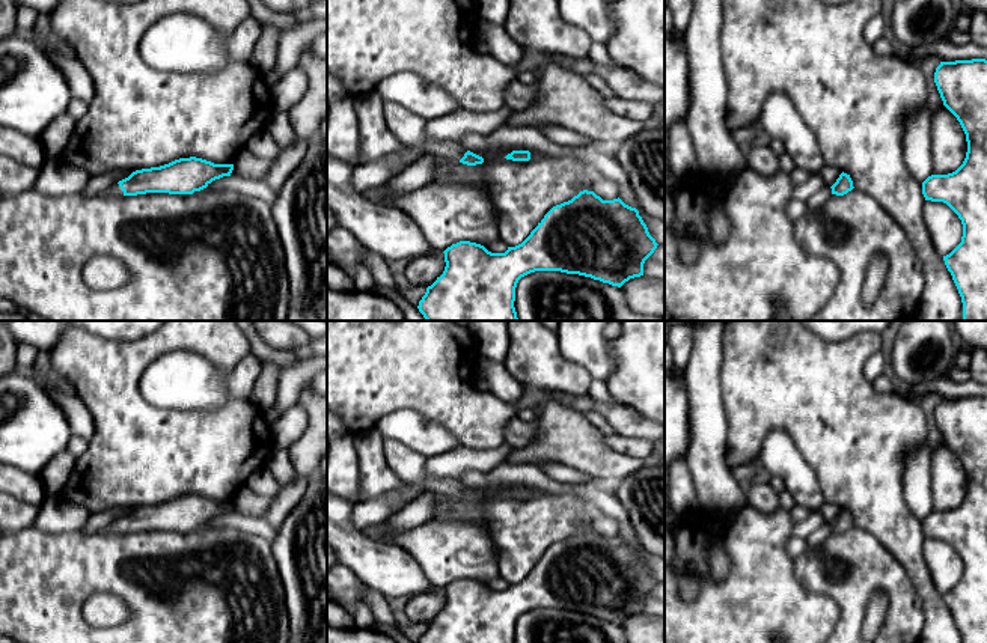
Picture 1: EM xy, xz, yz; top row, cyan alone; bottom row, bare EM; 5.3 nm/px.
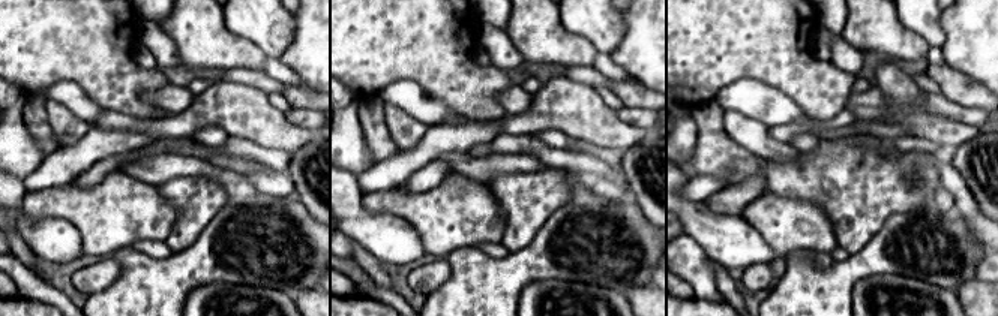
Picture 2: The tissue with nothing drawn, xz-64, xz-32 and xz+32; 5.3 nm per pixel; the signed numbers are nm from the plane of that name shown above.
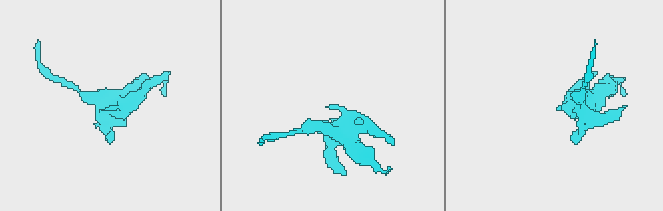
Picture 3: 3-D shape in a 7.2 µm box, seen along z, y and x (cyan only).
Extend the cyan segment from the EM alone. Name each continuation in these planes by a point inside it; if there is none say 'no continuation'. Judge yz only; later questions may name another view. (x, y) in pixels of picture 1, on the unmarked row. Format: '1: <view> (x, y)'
no continuation

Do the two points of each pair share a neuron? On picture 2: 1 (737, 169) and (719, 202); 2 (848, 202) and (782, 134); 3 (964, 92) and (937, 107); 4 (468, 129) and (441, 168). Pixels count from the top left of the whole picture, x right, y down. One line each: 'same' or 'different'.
1: different
2: different
3: different
4: different

